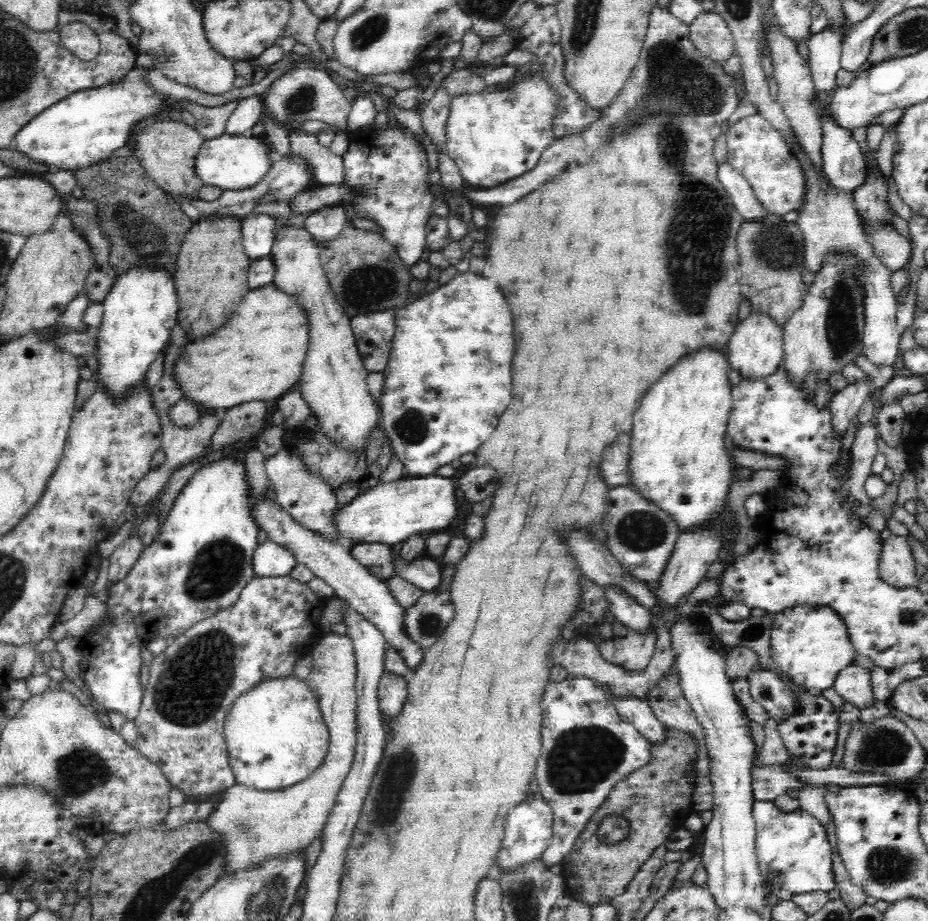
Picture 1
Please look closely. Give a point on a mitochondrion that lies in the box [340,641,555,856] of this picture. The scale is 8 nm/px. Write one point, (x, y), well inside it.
(397, 774)

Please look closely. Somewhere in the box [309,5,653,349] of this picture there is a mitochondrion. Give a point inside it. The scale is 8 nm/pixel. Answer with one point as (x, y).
(364, 281)

